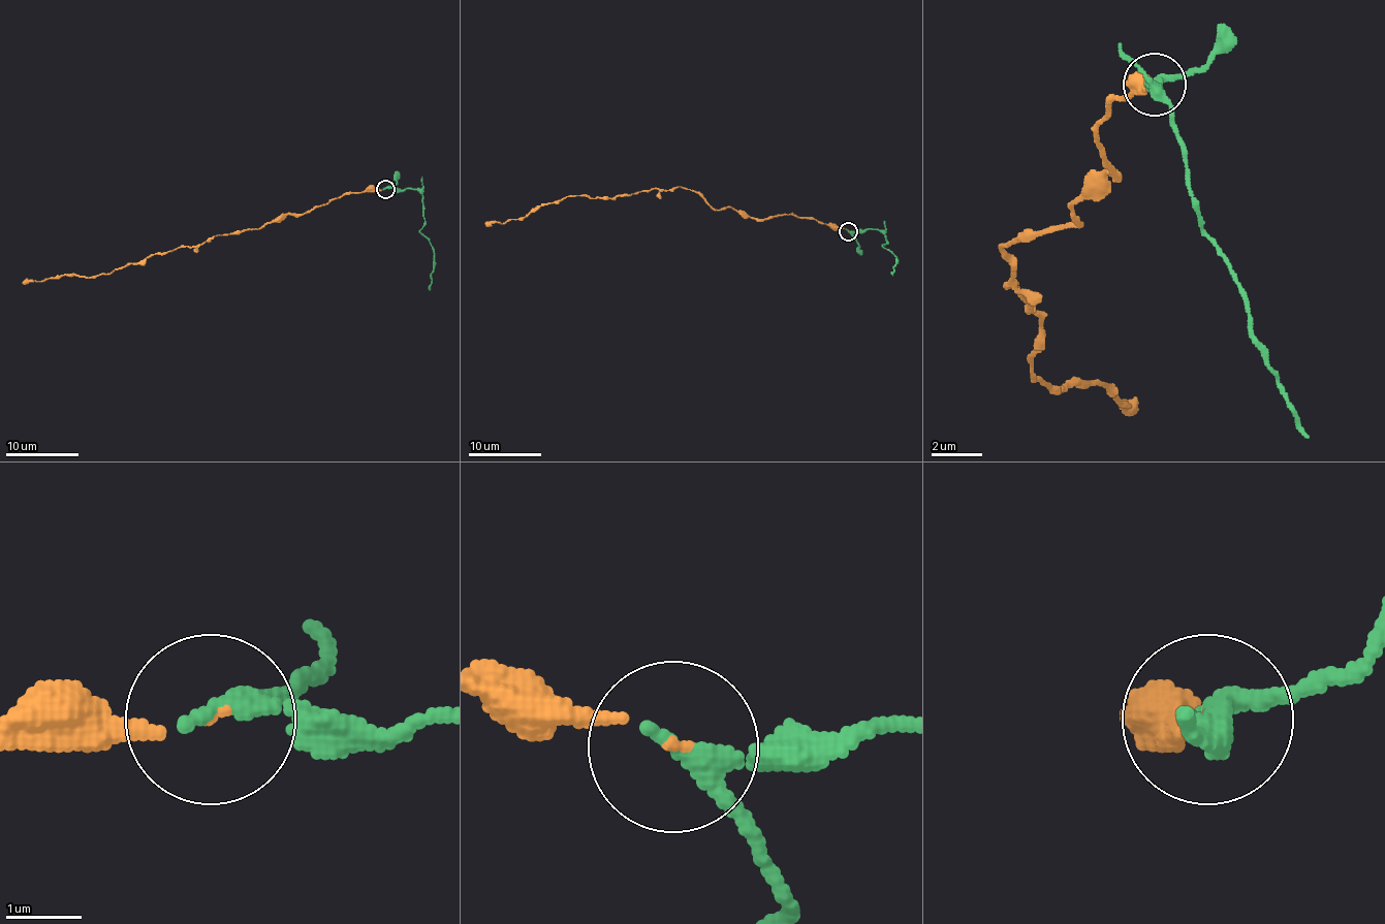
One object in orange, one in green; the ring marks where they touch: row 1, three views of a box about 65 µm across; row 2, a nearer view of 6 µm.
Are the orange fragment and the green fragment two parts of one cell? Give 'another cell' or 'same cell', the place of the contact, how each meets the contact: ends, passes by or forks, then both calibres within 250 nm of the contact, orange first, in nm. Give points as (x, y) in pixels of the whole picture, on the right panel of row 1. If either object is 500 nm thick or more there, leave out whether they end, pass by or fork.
same cell; at (1155, 85); orange ends there; green passes by; 80 nm thick on the orange side, 240 nm on the other

